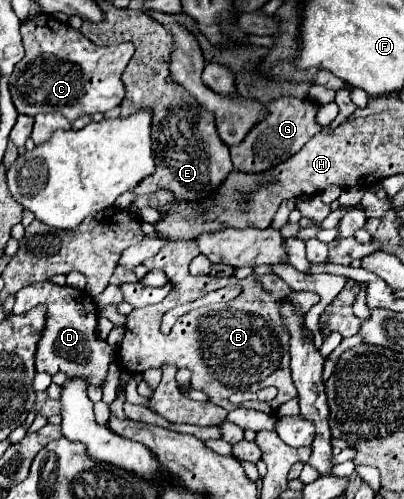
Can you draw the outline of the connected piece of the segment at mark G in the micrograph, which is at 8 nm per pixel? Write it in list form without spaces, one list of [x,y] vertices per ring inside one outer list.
[[[280,97],[272,103],[268,103],[266,107],[270,111],[268,117],[262,123],[258,123],[250,131],[250,135],[246,135],[246,139],[242,143],[238,143],[236,147],[230,149],[236,171],[242,171],[242,173],[268,171],[268,169],[280,165],[282,161],[286,161],[288,157],[292,157],[294,153],[298,153],[304,147],[304,143],[310,141],[310,137],[322,129],[314,119],[318,105],[310,99],[302,101],[296,97]]]

